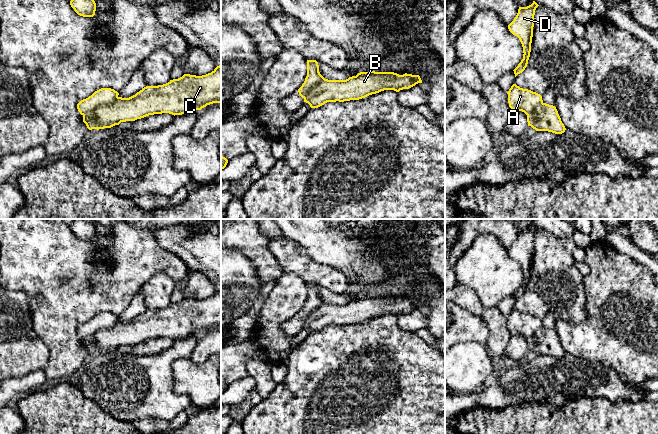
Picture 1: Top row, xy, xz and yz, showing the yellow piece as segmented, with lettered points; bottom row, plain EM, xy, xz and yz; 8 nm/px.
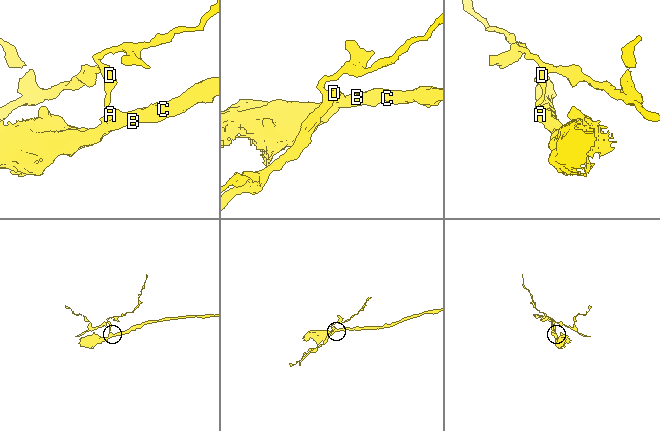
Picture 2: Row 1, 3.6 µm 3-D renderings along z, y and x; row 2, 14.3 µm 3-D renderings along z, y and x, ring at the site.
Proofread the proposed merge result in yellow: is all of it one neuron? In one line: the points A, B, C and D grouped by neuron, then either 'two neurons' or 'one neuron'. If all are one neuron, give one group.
A D / B C | two neurons

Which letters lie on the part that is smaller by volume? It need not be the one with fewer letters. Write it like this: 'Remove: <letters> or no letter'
Remove: A, D

